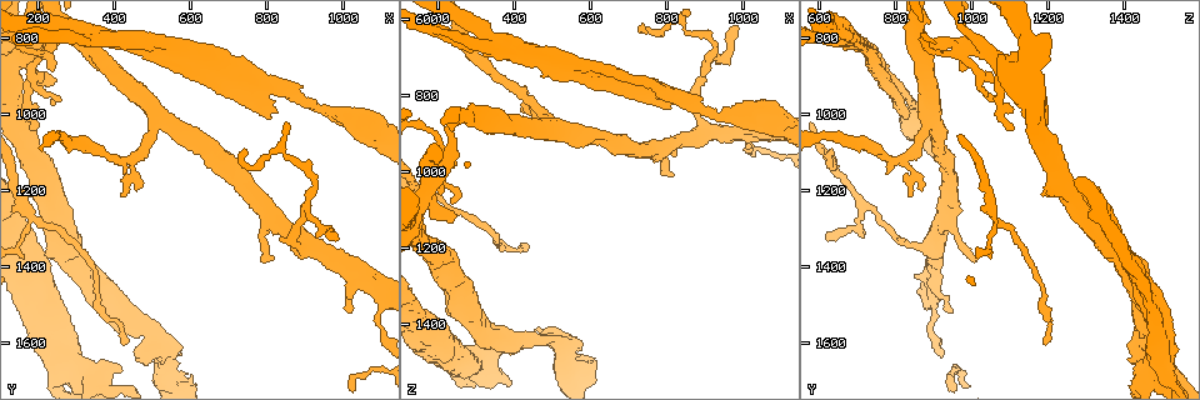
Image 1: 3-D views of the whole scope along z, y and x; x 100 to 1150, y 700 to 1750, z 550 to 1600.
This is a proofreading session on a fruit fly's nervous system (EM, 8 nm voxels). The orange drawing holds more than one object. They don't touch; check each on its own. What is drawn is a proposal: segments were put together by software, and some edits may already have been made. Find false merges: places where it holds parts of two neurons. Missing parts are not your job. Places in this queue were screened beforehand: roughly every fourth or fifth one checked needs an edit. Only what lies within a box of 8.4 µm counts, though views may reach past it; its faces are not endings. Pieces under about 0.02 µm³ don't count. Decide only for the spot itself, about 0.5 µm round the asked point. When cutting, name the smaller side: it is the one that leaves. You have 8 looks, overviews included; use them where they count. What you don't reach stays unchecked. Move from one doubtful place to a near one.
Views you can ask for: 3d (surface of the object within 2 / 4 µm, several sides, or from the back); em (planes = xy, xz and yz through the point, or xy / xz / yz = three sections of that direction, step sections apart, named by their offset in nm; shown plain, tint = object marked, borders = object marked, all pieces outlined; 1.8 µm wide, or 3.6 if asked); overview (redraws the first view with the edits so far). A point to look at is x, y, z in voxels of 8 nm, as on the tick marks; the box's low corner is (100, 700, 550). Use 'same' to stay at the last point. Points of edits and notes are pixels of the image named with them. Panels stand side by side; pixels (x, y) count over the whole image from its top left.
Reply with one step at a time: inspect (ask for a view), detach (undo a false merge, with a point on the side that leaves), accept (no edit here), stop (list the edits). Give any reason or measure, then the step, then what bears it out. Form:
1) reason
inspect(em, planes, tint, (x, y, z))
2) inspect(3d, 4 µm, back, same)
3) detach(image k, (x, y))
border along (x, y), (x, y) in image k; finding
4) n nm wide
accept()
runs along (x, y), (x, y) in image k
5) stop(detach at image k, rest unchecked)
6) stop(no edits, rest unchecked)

two arms in line, one across
inspect(3d, 4 µm, (185, 1270, 1065))

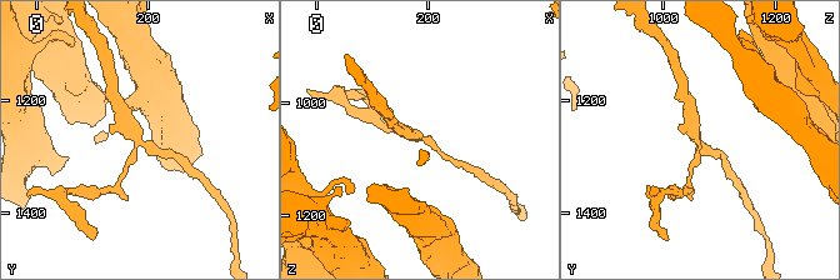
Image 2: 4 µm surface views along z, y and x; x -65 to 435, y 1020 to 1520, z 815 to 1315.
3 arms
inspect(em, 3.6 µm, planes, tint, (190, 1270, 1065))

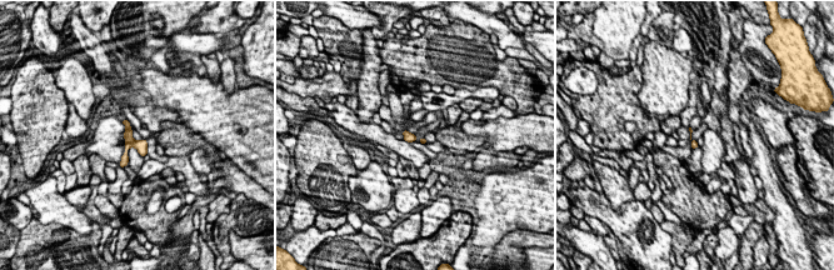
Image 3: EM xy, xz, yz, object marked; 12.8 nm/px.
accept()
one neuron here

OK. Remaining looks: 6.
sudden change in width
inspect(3d, 4 µm, (265, 1665, 1500))

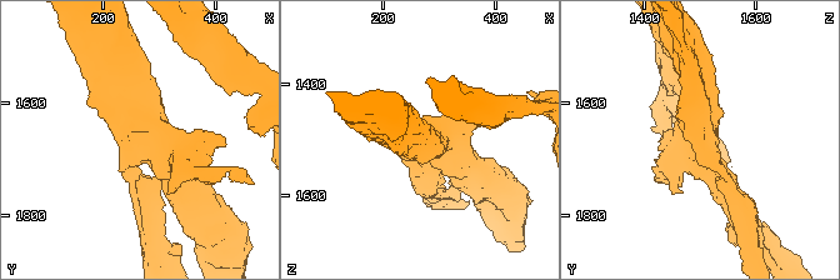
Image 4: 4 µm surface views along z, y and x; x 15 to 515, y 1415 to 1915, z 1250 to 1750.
now the EM
inspect(em, yz, step 16, tint, (275, 1660, 1510))

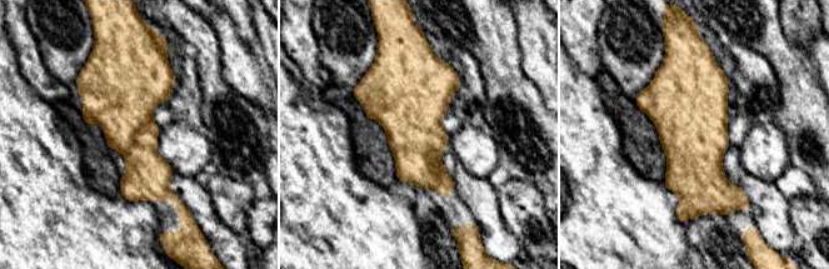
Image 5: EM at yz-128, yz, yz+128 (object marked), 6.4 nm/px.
320 nm wide
detach(image 5, (146, 173))
border along (151, 118), (124, 155) in image 5; a second neuron is stuck on

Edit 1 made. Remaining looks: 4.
side arm on a straight run
inspect(3d, 2 µm, (745, 905, 765))

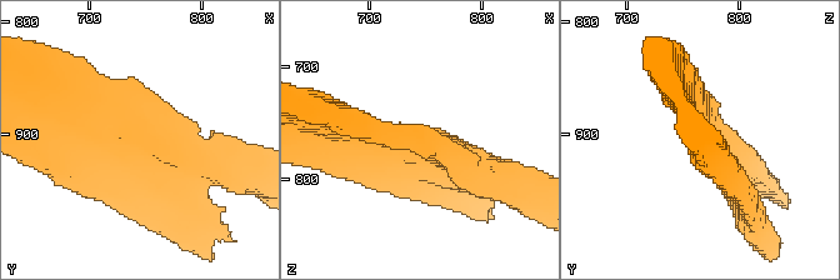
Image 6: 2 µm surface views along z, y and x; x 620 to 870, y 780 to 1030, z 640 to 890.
inspect(em, planes, tint, (742, 908, 770))

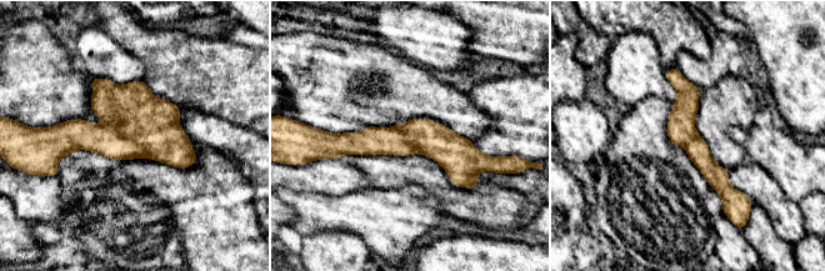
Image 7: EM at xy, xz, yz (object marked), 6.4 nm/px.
detach(image 7, (101, 139))
two neurons meet here

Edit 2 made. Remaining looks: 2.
stop(detach at image 5, detach at image 7, rest unchecked)

